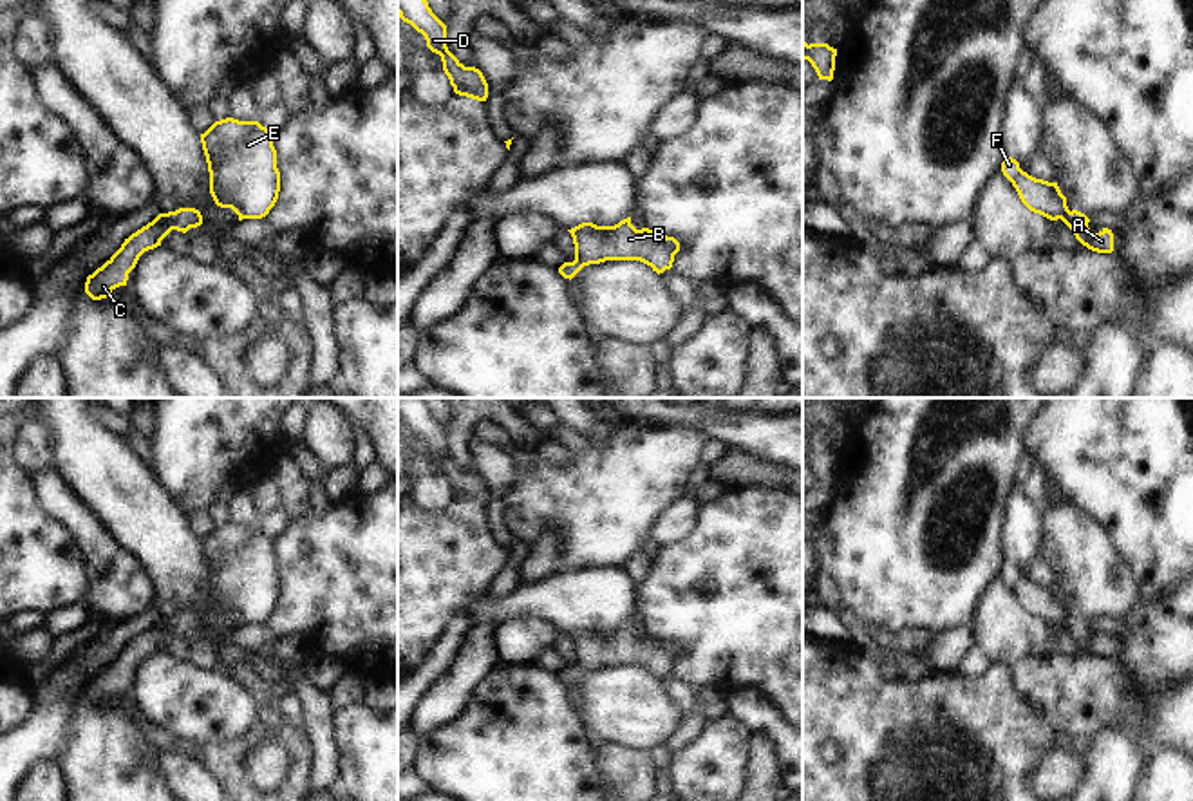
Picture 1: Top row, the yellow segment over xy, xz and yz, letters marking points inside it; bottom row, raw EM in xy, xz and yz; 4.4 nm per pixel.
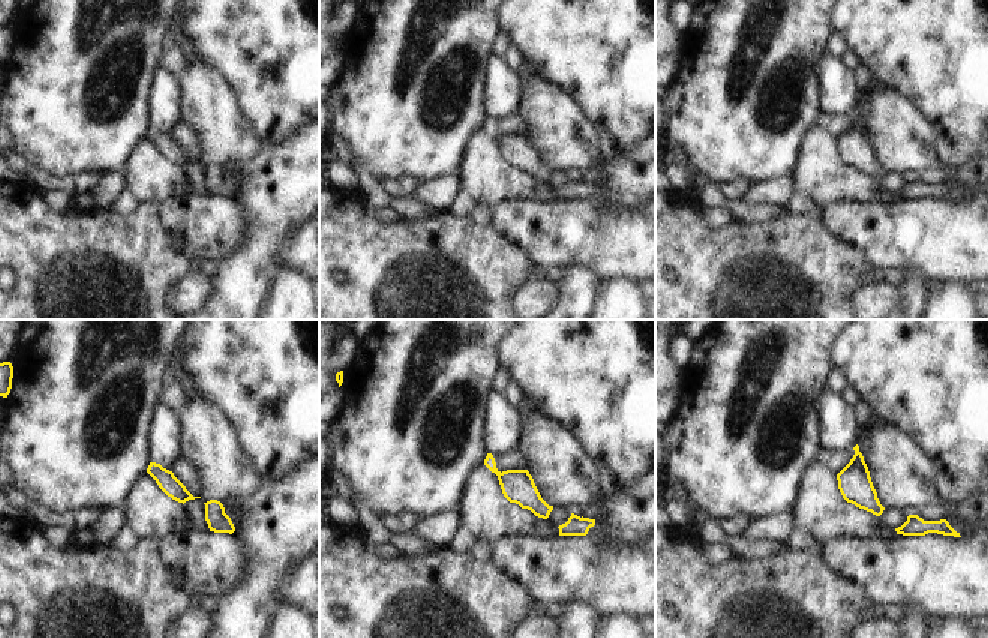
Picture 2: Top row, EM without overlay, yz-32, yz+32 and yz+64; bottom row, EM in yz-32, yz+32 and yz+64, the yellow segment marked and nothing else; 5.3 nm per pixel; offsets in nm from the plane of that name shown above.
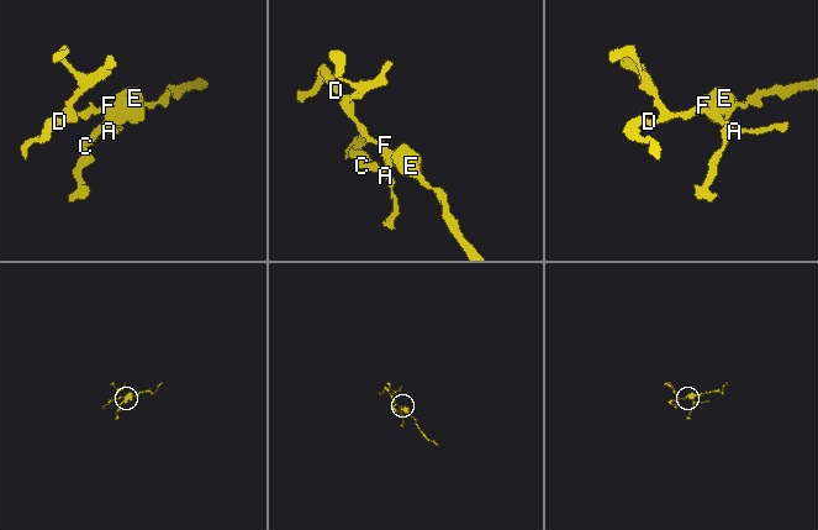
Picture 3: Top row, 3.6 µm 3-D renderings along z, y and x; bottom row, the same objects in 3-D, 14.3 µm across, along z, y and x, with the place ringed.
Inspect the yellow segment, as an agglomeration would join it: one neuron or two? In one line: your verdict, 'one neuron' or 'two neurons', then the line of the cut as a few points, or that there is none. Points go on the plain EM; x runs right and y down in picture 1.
one neuron | no cut

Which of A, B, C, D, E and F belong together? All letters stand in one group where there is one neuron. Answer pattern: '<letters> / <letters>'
A B C D E F

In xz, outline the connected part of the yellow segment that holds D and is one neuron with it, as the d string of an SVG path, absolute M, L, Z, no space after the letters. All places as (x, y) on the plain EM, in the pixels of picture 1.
M398 398L398 419L427 445L427 452L441 461L443 476L454 497L486 506L488 488L475 472L465 472L446 452L446 430L432 418L421 398Z

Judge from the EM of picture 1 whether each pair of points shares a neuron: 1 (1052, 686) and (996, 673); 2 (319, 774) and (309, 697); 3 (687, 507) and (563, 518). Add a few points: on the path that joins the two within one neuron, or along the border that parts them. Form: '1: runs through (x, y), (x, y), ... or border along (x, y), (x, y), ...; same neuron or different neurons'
1: border along (1011, 669), (1014, 689), (1036, 711); different neurons
2: runs through (320, 754), (317, 716); same neuron
3: border along (684, 490), (660, 516), (648, 537); different neurons

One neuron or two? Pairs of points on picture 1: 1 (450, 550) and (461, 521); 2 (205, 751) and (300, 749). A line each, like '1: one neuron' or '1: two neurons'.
1: one neuron
2: one neuron

